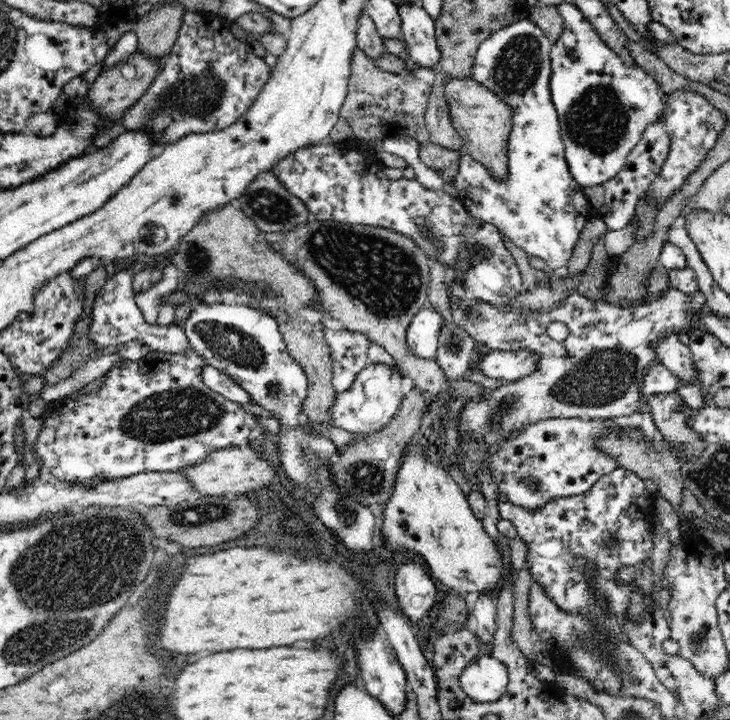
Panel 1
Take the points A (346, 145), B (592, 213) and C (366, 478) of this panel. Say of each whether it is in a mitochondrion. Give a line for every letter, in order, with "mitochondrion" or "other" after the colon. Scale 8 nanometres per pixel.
A: other
B: other
C: mitochondrion

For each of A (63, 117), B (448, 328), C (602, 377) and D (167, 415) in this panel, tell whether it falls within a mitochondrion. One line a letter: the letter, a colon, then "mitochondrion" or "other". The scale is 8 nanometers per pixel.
A: other
B: other
C: mitochondrion
D: mitochondrion

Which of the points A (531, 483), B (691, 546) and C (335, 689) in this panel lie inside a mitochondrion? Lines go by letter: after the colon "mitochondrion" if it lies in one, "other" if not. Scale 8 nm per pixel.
A: mitochondrion
B: other
C: other

